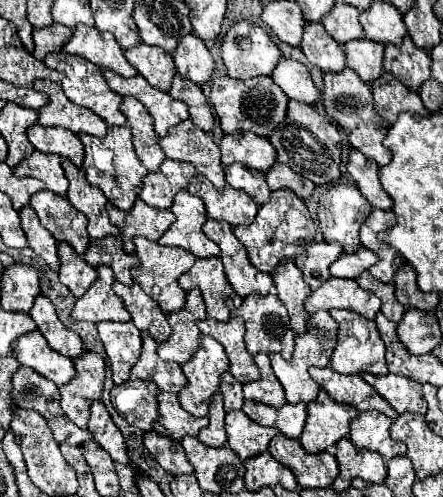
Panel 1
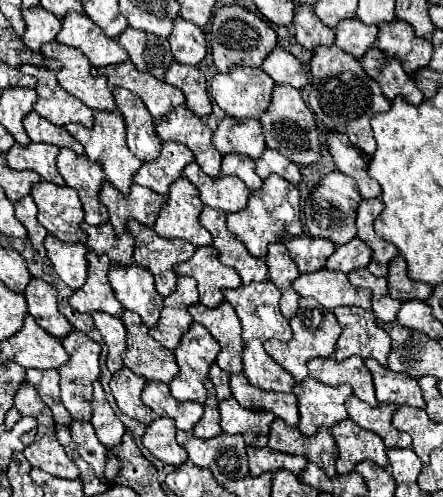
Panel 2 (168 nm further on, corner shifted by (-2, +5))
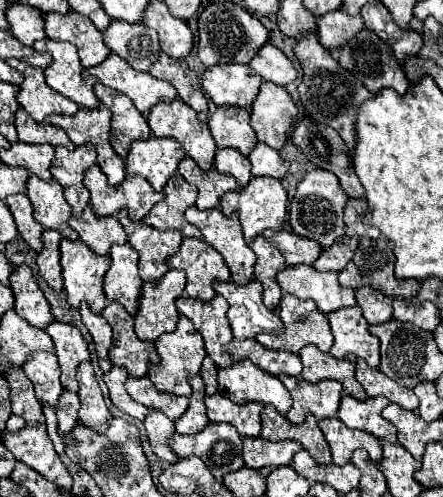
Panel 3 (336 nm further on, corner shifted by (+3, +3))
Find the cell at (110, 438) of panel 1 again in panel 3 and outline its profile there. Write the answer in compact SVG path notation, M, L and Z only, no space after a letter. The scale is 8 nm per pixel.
M89 361L79 363L77 381L79 381L79 401L81 401L79 421L95 431L103 431L103 427L107 427L107 421L111 419L111 413L103 401L103 393L99 389L93 365Z

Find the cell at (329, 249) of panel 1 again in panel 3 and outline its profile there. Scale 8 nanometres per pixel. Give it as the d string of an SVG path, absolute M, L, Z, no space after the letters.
M267 229L263 231L263 237L269 239L273 243L273 247L277 247L287 265L299 265L299 263L305 263L305 265L313 265L315 259L319 257L319 253L323 251L323 247L319 247L319 243L315 243L313 239L307 239L307 237L301 237L293 231L273 231L273 229Z

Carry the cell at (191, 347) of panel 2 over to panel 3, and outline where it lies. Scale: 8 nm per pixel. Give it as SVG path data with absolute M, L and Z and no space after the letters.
M179 317L175 331L161 335L155 341L155 351L159 355L159 363L151 363L147 377L155 383L155 387L159 387L159 391L167 391L173 395L191 395L191 385L187 383L187 379L195 373L199 373L201 369L201 361L207 355L205 347L203 347L203 337L195 331L193 323L187 317Z

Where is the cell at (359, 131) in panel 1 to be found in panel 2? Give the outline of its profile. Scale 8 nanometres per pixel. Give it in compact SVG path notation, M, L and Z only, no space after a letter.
M336 45L316 49L310 61L310 71L312 87L308 95L308 105L314 111L316 119L326 129L348 135L352 145L358 145L358 149L362 149L366 155L372 155L376 151L376 141L370 121L376 113L386 113L390 109L390 103L384 99L378 83L366 75L360 61L356 61L352 55L344 53Z

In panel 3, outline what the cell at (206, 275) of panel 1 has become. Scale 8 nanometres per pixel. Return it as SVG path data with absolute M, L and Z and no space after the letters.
M183 237L179 251L167 257L171 269L181 269L187 275L185 293L191 299L209 301L215 297L213 283L229 281L229 269L223 257L203 239Z

